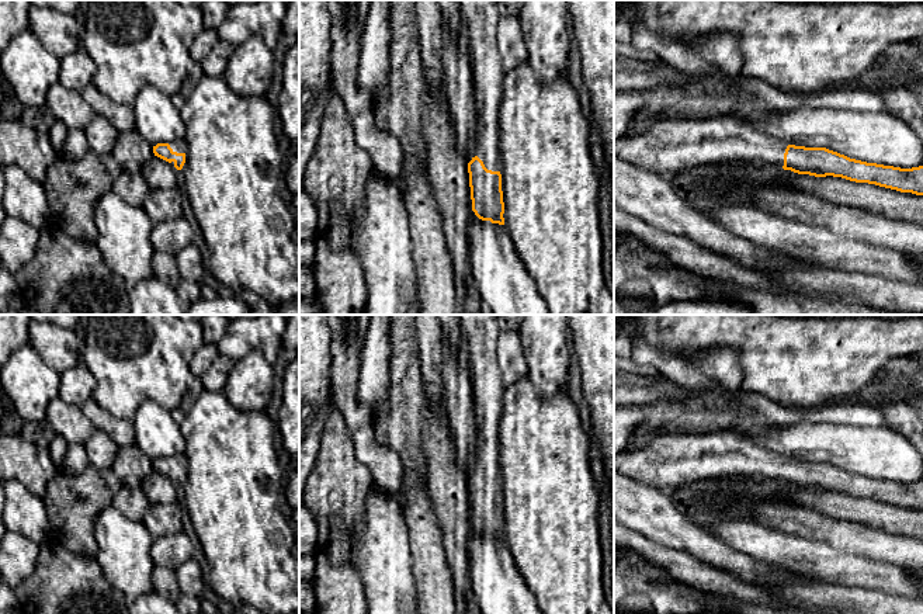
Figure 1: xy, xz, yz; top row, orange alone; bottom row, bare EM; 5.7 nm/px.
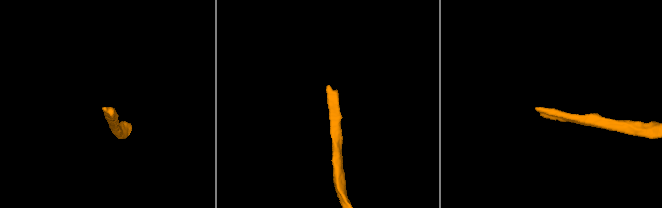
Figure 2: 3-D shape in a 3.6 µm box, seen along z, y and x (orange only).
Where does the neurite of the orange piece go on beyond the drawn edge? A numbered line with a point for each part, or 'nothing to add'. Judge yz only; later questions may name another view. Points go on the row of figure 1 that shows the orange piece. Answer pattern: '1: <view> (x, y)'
1: yz (670, 144)

